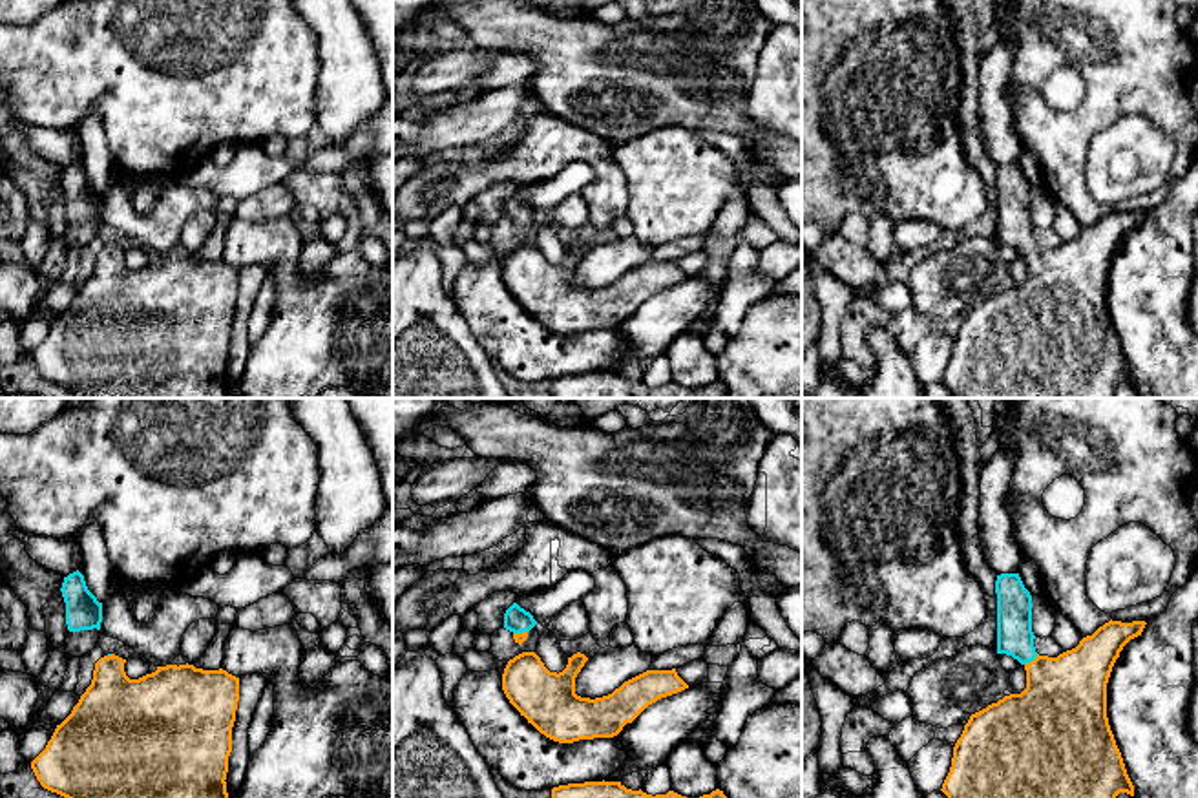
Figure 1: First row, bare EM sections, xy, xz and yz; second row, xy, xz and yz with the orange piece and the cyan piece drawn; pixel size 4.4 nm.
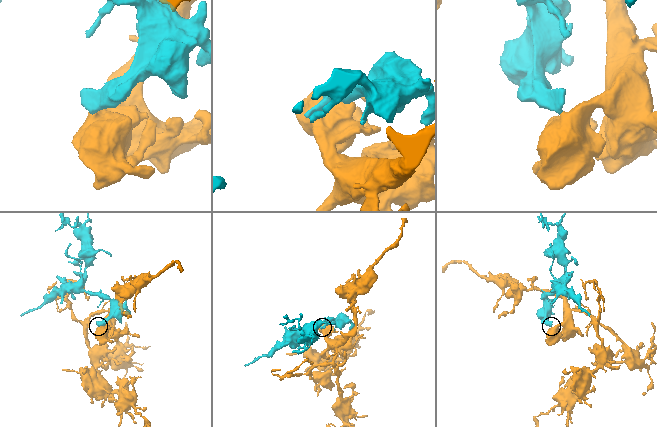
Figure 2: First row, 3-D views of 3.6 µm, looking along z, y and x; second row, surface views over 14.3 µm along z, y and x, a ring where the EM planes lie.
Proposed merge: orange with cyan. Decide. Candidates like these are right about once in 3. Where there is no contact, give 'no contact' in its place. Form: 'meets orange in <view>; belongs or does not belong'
meets orange in yz; belongs

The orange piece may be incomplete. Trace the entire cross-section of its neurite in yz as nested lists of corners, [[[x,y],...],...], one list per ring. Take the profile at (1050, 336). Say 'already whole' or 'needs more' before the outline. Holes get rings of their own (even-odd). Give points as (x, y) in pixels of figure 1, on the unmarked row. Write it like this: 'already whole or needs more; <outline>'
needs more; [[[1001,164],[995,172],[997,184],[997,245],[1017,250],[1026,261],[1026,279],[970,307],[953,338],[950,363],[942,383],[953,398],[1116,398],[1116,387],[1134,387],[1121,343],[1107,309],[1107,274],[1123,237],[1141,226],[1145,212],[1109,212],[1087,226],[1072,241],[1057,248],[1039,247],[1032,223],[1032,186],[1019,164]]]

